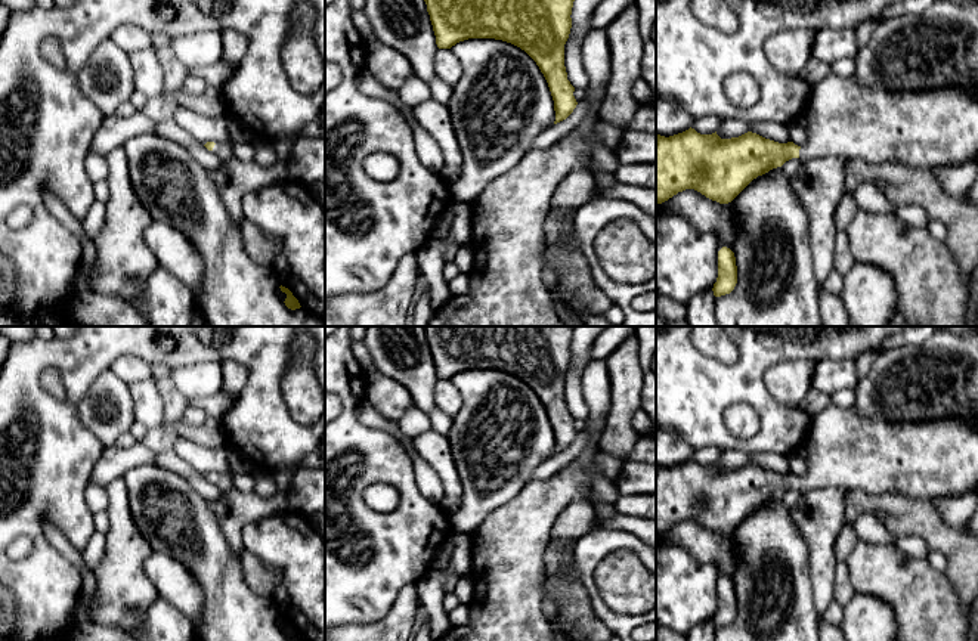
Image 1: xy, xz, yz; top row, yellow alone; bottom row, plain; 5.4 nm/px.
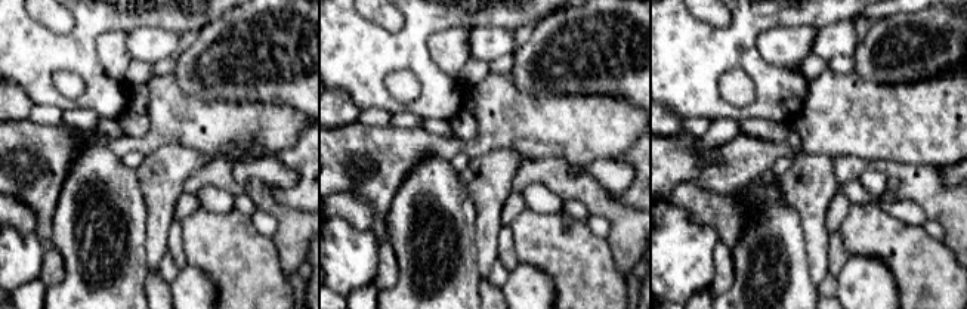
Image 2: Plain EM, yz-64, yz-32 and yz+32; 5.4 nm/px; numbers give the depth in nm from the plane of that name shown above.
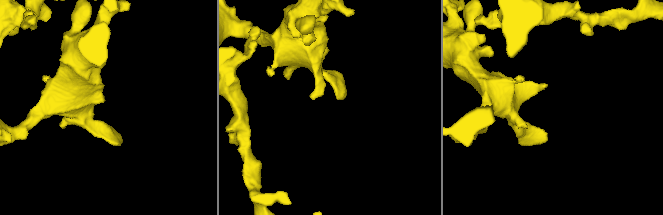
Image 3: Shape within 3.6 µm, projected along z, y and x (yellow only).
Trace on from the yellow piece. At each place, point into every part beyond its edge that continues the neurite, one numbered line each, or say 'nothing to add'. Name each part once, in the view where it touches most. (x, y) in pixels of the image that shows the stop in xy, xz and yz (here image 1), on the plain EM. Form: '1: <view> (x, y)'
1: yz (937, 458)

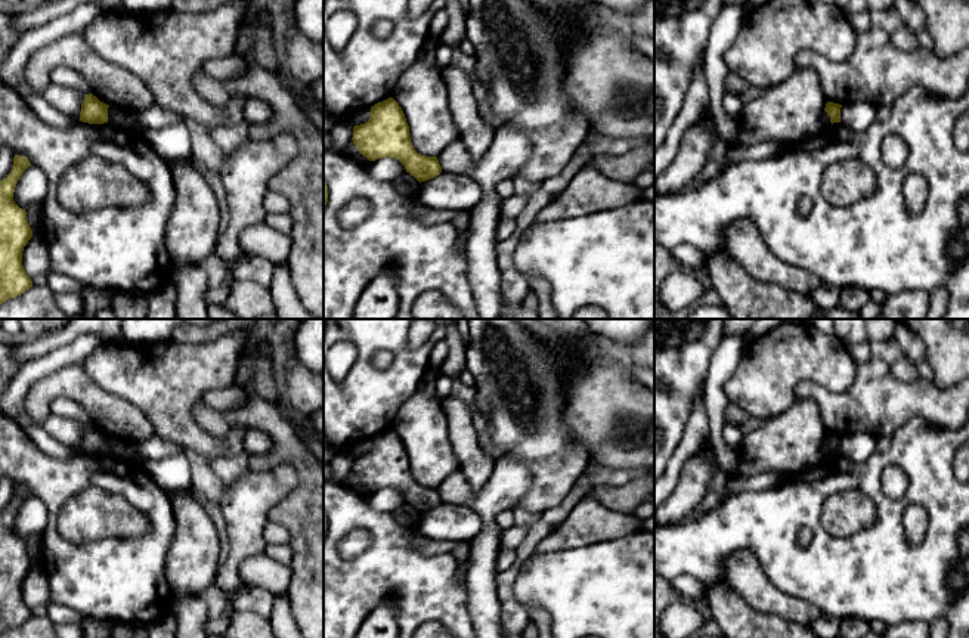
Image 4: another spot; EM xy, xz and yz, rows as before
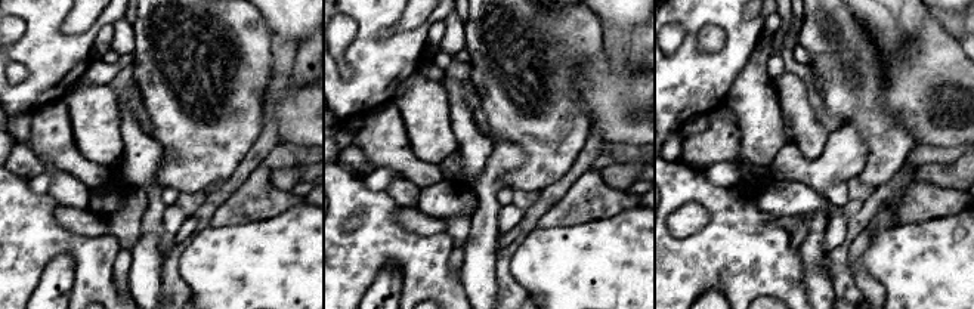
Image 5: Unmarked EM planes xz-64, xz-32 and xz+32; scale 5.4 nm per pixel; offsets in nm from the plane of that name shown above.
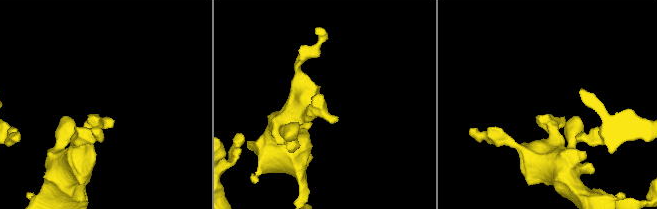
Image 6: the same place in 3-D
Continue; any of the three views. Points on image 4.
nothing to add

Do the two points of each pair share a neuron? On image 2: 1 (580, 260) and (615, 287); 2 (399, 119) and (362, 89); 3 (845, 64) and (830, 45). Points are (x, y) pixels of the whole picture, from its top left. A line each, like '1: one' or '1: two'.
1: one
2: two
3: two

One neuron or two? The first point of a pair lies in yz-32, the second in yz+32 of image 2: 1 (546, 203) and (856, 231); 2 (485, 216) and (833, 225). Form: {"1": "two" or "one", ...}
{"1": "two", "2": "two"}

